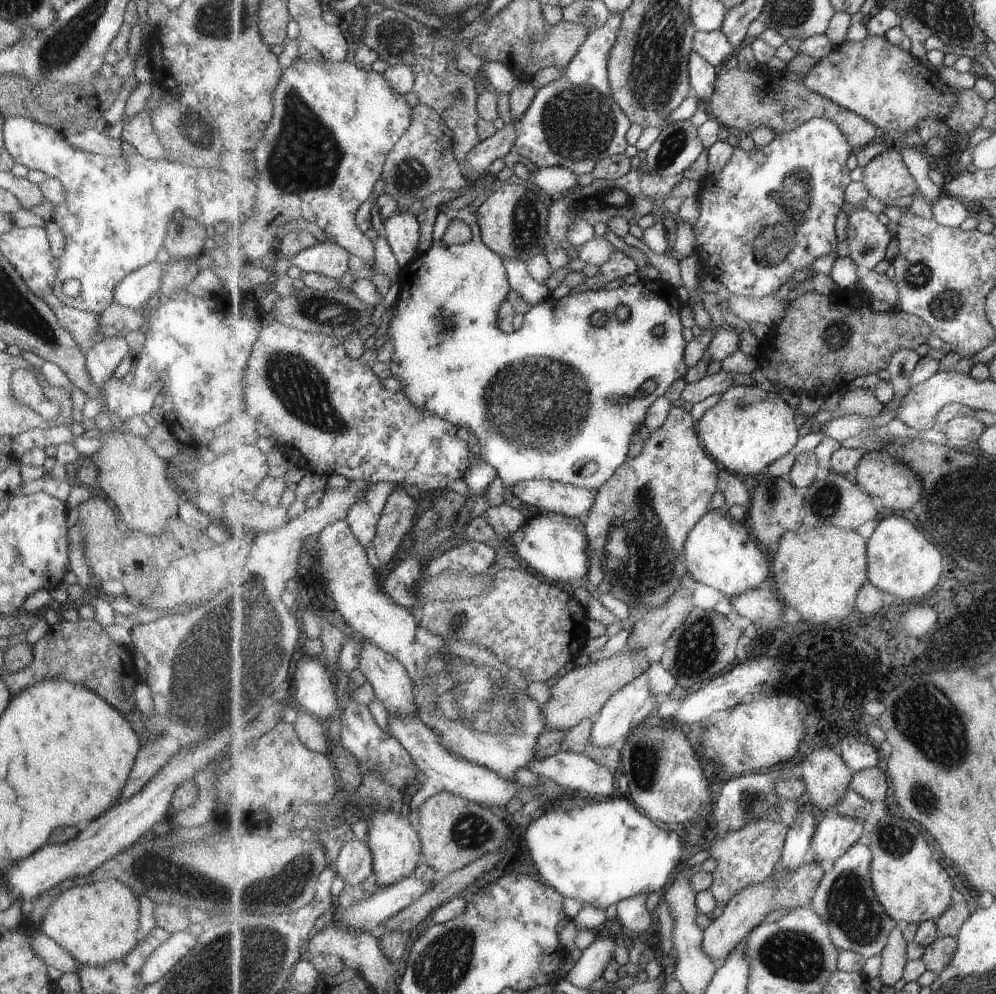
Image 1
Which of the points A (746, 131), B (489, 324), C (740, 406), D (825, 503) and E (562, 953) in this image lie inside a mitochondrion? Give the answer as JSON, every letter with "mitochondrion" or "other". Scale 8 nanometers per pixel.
{"A":"other","B":"other","C":"mitochondrion","D":"mitochondrion","E":"other"}

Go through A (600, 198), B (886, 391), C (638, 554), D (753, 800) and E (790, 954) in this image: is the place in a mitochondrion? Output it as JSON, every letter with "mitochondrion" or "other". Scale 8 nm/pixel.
{"A":"mitochondrion","B":"other","C":"mitochondrion","D":"mitochondrion","E":"mitochondrion"}

